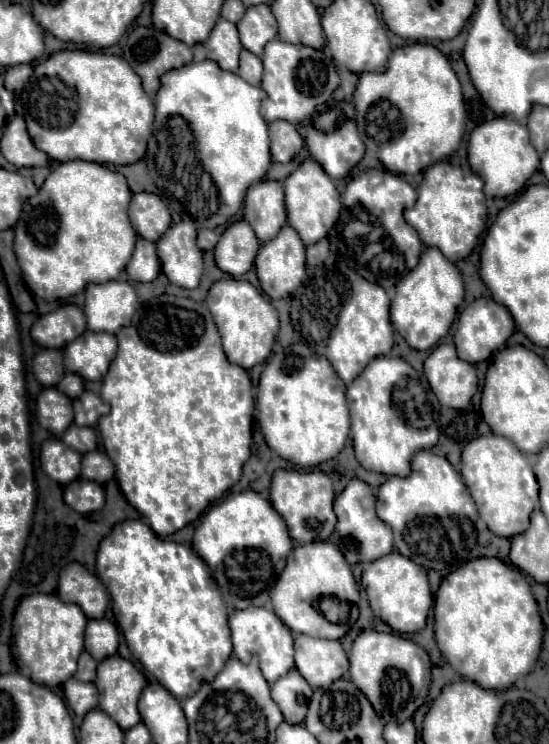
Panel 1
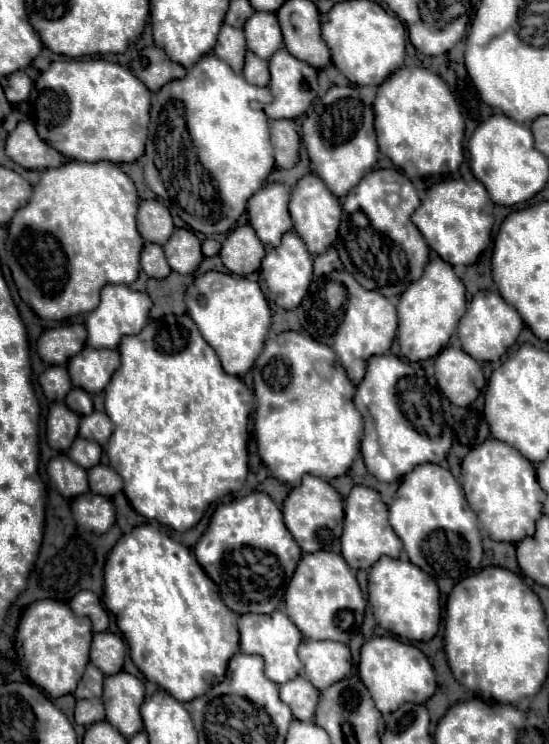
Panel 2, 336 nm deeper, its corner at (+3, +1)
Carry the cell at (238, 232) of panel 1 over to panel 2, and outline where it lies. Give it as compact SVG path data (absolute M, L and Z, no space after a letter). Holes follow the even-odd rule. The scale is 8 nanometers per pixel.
M247 224L229 232L219 256L227 270L243 276L259 270L261 258L265 256L265 246L257 242L257 234Z

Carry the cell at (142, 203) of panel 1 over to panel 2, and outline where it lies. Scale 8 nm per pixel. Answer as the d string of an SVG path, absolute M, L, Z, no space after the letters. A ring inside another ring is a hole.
M141 200L137 214L137 228L145 242L165 244L173 234L173 220L159 200Z

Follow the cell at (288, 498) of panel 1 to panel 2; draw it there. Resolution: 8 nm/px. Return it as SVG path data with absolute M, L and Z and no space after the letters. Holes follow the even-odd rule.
M305 476L305 480L301 480L301 484L287 494L283 502L283 518L285 518L285 526L289 528L289 532L293 534L295 542L303 552L317 552L317 550L339 552L343 500L329 482L317 476Z

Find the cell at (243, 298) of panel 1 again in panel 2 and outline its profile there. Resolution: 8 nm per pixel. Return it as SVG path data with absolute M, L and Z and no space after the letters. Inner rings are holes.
M205 272L187 288L185 304L227 374L243 376L259 356L271 328L271 310L257 282L225 272Z

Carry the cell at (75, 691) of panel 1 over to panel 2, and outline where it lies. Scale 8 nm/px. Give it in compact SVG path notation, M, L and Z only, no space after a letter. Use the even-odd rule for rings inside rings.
M89 698L89 700L77 700L75 704L75 722L89 726L93 720L105 720L101 698Z

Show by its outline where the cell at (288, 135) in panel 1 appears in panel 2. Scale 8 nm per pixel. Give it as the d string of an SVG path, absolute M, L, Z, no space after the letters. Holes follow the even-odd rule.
M293 120L271 122L271 144L275 150L277 168L293 168L299 160L299 134Z

